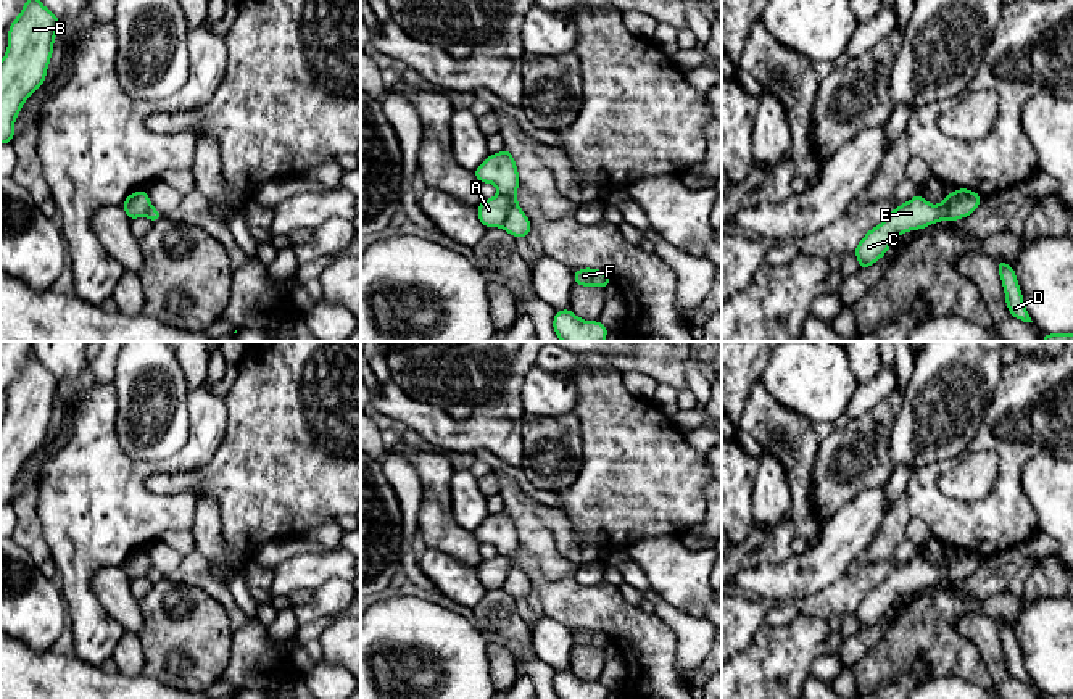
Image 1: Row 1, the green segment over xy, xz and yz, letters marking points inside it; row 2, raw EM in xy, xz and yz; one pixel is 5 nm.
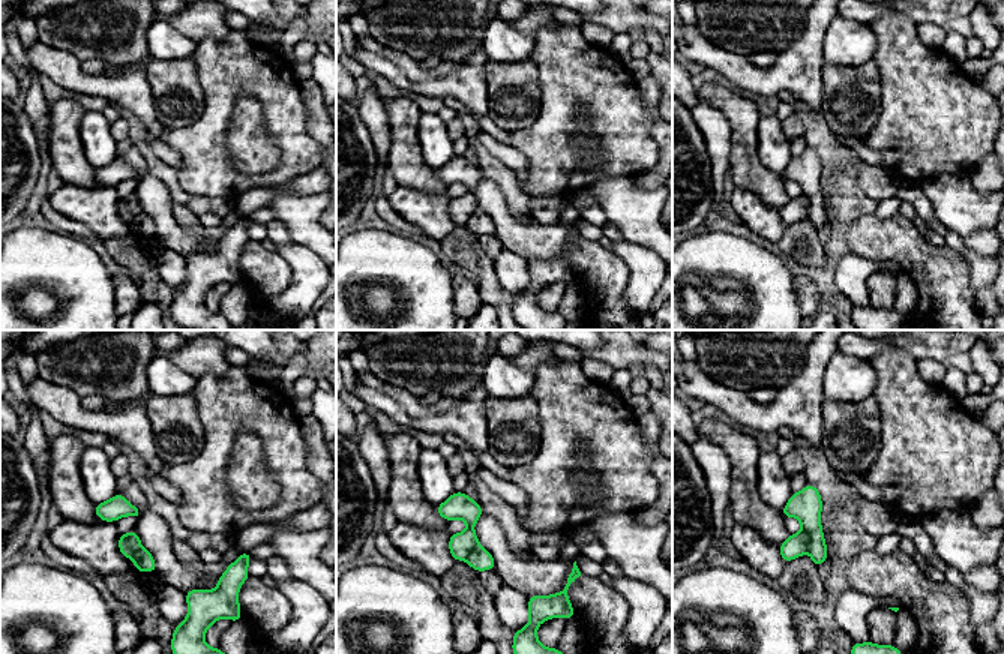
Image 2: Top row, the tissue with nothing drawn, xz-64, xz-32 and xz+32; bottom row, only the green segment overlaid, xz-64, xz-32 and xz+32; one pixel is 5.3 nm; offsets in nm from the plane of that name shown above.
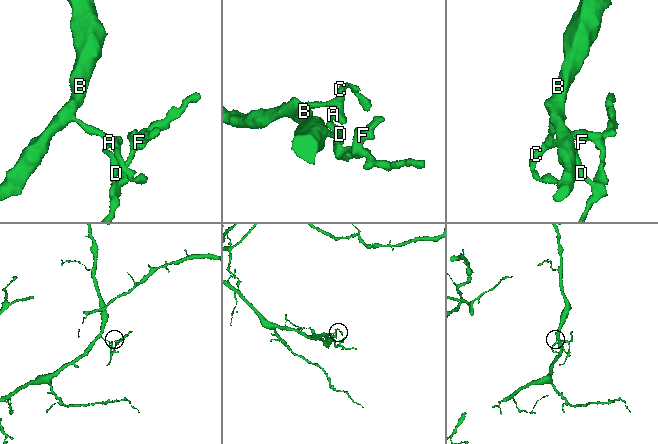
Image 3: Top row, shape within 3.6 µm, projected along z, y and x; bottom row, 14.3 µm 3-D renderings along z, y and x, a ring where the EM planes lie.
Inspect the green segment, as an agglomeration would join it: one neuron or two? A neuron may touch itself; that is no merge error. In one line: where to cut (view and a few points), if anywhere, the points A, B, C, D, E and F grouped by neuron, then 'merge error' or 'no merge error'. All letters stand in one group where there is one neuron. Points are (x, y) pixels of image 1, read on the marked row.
cut xz (500, 194), (509, 200), (509, 211), (501, 226); groups A D F / B C E; merge error

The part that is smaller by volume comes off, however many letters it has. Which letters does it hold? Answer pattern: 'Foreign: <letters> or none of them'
Foreign: A, D, F

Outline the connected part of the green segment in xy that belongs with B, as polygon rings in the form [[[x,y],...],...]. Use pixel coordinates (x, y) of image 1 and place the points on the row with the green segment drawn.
[[[26,0],[8,27],[8,48],[0,61],[0,145],[13,142],[24,101],[45,82],[60,24],[40,0]]]

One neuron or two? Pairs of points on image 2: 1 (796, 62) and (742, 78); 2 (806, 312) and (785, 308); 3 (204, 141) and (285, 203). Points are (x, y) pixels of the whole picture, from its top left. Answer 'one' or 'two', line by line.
1: one
2: two
3: two

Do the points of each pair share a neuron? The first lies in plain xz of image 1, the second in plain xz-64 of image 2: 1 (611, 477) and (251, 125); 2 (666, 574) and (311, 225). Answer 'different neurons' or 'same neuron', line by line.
1: different neurons
2: same neuron

